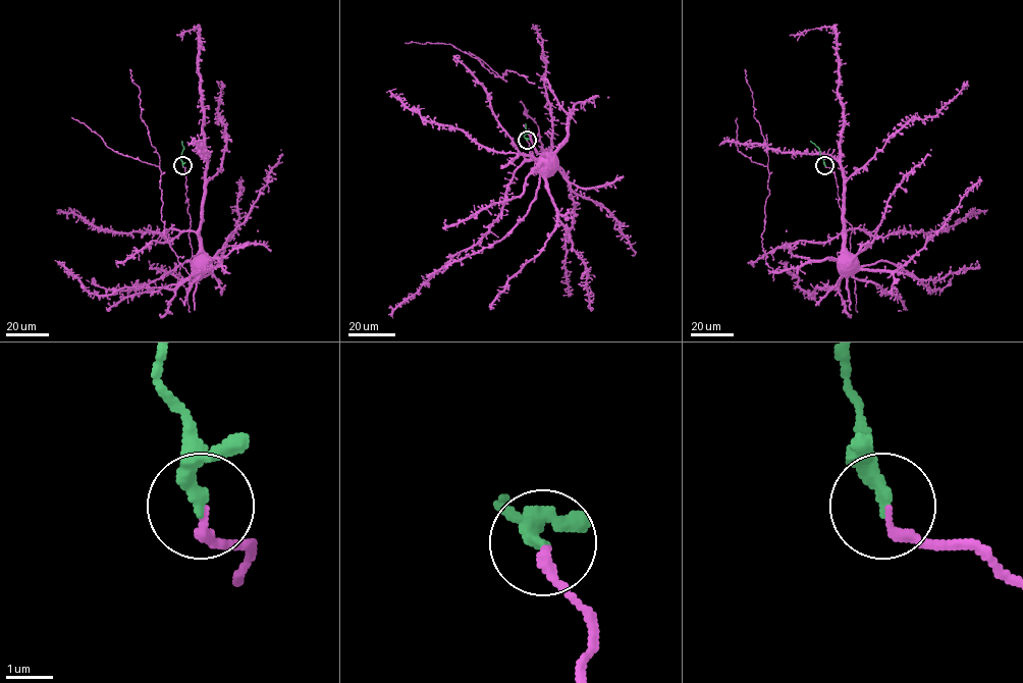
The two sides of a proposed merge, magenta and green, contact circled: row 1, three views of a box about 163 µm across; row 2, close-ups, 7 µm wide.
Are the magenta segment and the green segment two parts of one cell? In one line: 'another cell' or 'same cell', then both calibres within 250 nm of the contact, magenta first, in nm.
same cell; 200 nm thick on the magenta side, 320 nm on the other

